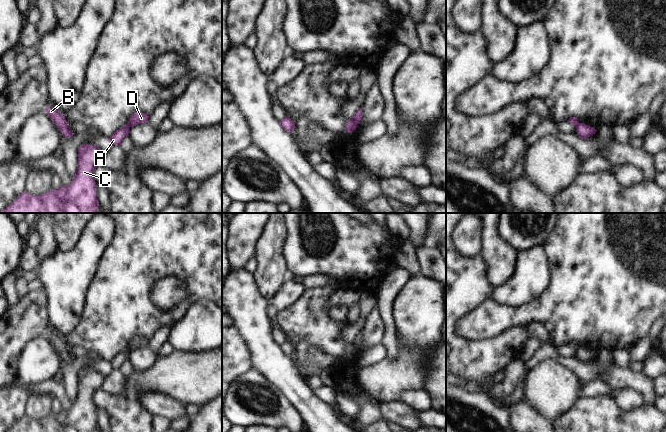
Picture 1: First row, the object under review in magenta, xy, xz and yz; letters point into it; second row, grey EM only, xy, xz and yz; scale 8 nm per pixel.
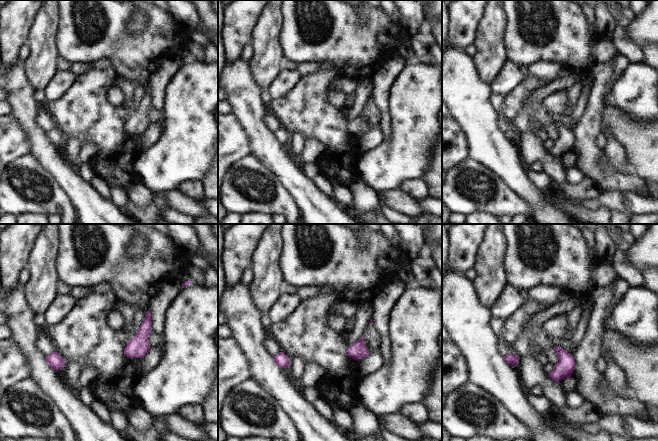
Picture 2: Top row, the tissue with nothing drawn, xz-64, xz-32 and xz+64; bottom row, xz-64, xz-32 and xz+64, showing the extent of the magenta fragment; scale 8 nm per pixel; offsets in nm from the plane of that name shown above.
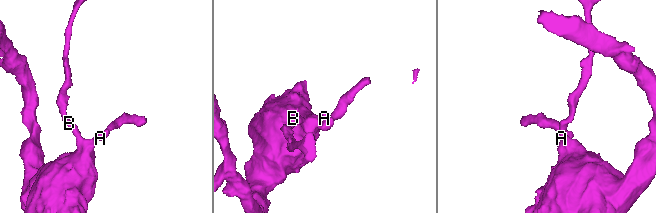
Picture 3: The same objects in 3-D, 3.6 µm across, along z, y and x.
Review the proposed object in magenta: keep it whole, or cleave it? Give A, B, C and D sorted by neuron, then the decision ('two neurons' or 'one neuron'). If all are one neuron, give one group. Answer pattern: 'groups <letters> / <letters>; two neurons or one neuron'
groups A B C / D; two neurons

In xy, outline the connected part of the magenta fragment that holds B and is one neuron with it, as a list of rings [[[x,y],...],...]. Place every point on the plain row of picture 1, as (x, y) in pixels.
[[[50,330],[47,331],[46,336],[48,341],[56,348],[63,361],[70,362],[73,360],[73,357],[70,355],[70,351],[63,341],[63,338]]]

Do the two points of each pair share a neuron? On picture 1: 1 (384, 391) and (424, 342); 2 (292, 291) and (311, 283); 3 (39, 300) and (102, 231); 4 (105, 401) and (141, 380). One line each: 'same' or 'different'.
1: same
2: different
3: different
4: different

